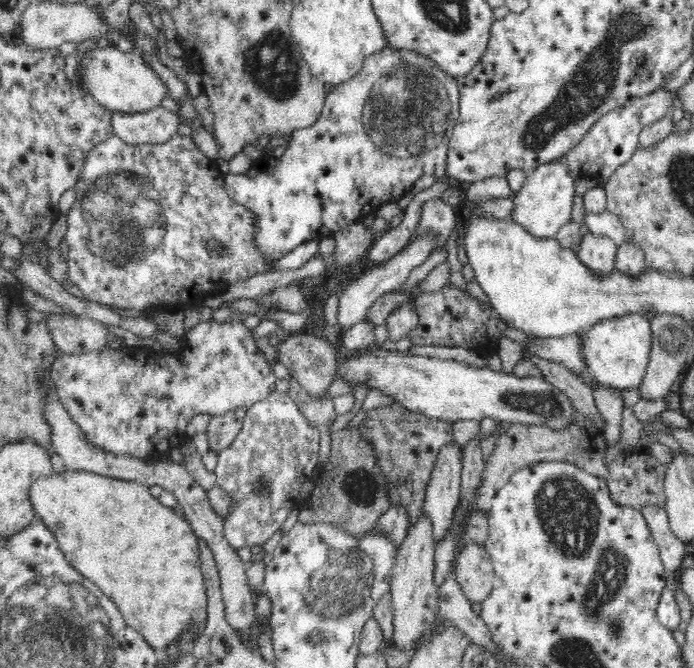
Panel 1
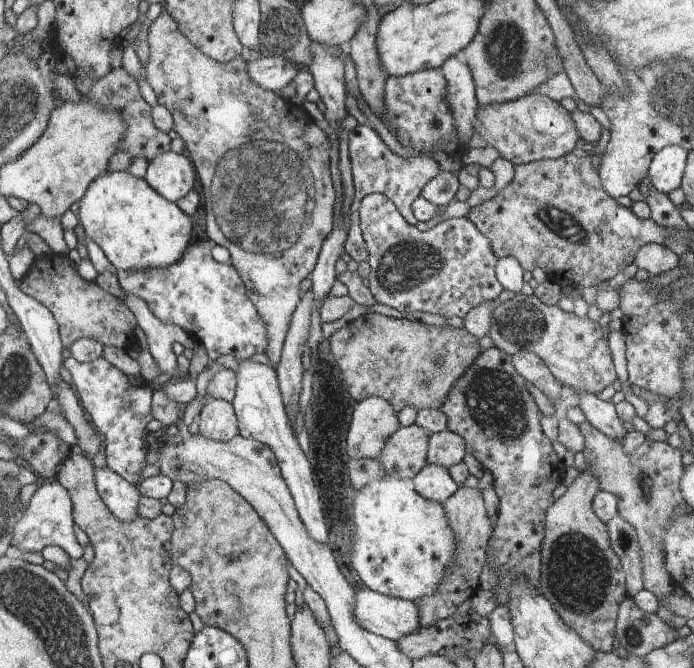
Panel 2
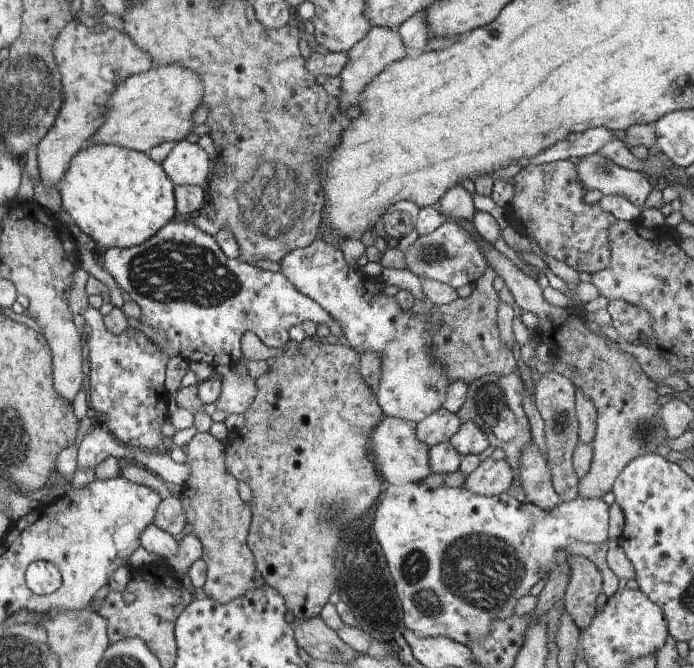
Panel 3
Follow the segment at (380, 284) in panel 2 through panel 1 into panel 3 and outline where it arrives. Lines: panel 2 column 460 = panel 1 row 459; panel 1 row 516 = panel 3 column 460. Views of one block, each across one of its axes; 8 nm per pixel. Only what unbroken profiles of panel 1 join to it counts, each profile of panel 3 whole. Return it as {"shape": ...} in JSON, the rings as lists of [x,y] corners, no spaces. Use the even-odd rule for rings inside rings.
{"shape":[[[447,220],[432,234],[418,236],[418,240],[404,251],[404,256],[406,269],[416,274],[420,280],[438,281],[455,290],[465,286],[474,288],[488,267],[487,256],[480,250],[476,236],[462,225]]]}

